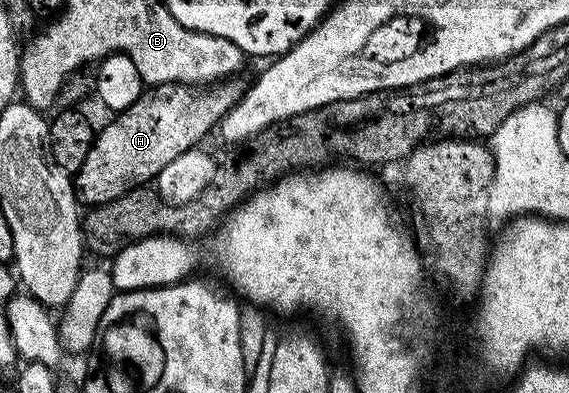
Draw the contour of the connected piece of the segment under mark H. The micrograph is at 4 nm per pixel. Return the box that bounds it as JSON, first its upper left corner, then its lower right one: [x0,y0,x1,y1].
[75,77,246,205]

